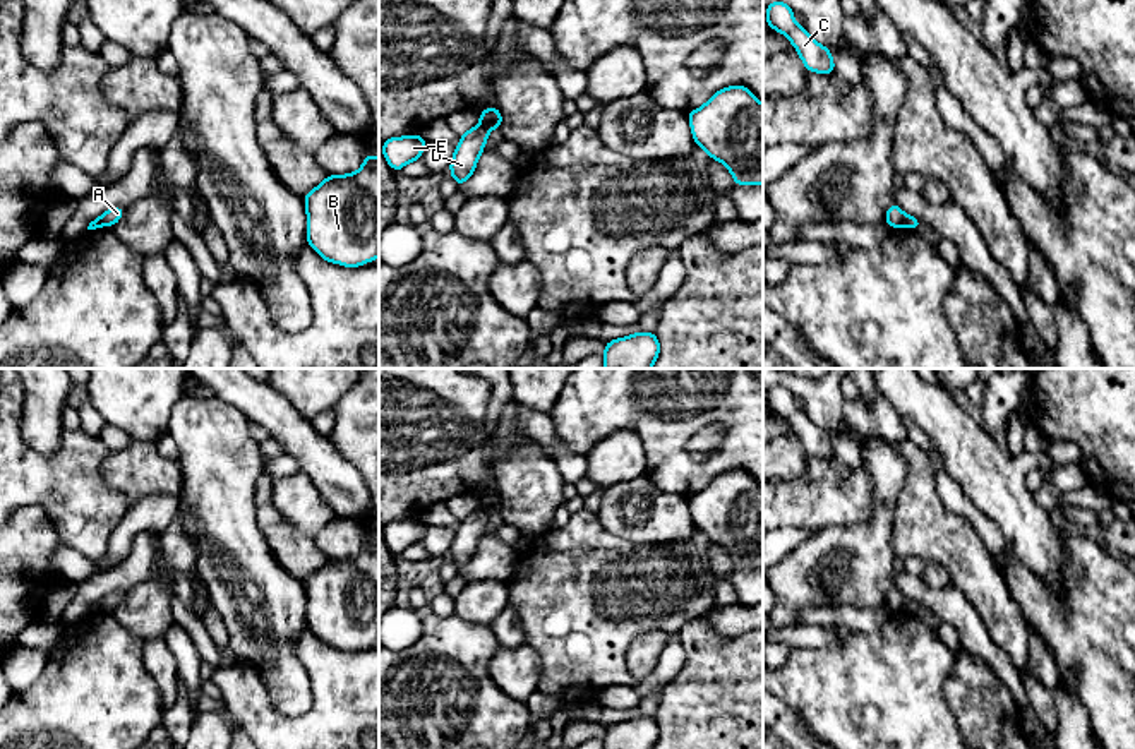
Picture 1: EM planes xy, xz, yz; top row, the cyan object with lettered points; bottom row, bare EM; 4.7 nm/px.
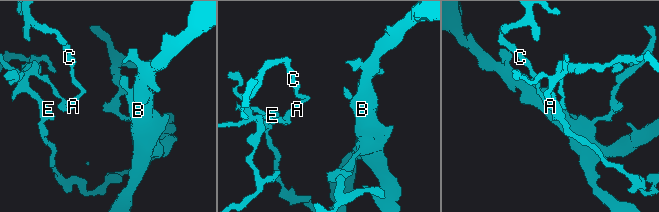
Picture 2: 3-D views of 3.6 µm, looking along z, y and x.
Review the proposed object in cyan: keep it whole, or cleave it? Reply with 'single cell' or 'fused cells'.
fused cells

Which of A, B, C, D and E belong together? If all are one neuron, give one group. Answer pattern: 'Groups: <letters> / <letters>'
Groups: A C / B D E

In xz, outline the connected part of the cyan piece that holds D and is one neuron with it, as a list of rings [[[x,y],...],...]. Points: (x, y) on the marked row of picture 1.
[[[483,123],[470,129],[468,132],[463,132],[449,163],[451,178],[456,183],[466,183],[475,171],[477,161],[487,144],[487,137],[489,129]]]

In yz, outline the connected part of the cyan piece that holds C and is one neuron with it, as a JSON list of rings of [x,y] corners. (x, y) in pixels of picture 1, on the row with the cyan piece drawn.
[[[782,0],[766,5],[766,26],[785,34],[797,50],[806,70],[833,74],[832,50],[813,39],[804,26],[794,21],[794,10]]]

